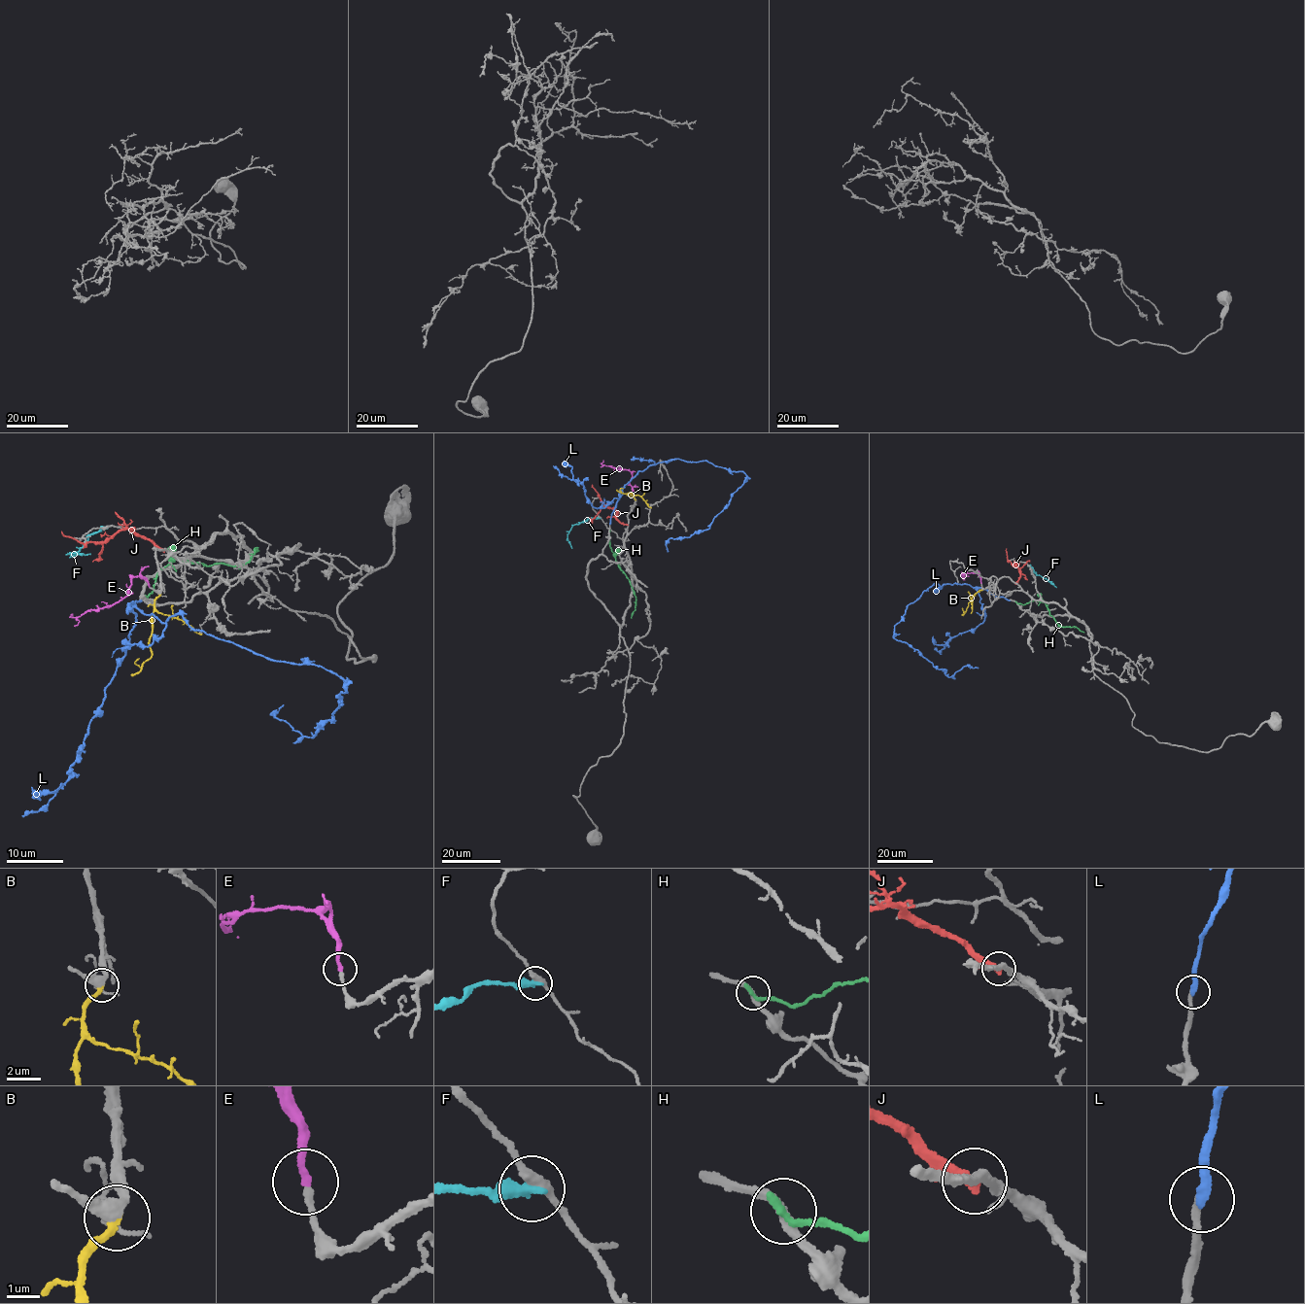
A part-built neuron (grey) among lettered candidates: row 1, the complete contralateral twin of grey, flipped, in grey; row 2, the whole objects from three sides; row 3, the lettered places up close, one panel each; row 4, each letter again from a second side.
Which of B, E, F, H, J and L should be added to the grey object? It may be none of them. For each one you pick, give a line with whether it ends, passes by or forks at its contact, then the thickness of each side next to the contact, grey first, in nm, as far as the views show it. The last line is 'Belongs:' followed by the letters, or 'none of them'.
B: it ends; calibres 360 and 240 nm
E: it ends; calibres 200 and 200 nm
Belongs: B, E

